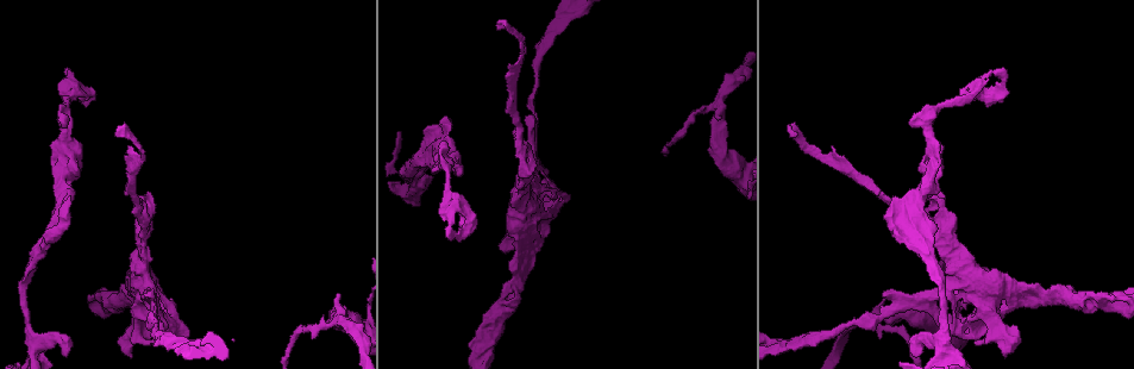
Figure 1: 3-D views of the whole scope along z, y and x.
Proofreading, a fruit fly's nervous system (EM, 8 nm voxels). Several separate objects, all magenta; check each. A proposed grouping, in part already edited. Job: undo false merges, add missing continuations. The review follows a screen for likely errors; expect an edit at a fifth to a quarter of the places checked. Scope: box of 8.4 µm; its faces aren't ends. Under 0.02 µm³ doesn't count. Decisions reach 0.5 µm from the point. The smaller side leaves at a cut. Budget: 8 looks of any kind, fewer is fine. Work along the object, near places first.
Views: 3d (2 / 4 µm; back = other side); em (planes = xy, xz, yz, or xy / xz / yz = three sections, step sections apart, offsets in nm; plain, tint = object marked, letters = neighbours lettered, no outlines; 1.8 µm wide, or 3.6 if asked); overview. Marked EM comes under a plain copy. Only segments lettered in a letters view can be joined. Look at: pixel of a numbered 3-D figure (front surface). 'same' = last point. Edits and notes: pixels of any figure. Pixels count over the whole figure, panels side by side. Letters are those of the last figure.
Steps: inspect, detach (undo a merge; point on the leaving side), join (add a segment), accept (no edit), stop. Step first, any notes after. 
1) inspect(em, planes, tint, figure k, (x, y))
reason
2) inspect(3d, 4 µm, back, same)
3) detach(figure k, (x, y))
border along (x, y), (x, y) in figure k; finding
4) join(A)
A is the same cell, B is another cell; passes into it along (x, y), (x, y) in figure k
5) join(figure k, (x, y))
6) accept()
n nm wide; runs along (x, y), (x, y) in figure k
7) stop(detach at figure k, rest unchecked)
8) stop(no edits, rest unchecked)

inspect(3d, 4 µm, figure 1, (68, 68))
tapers out

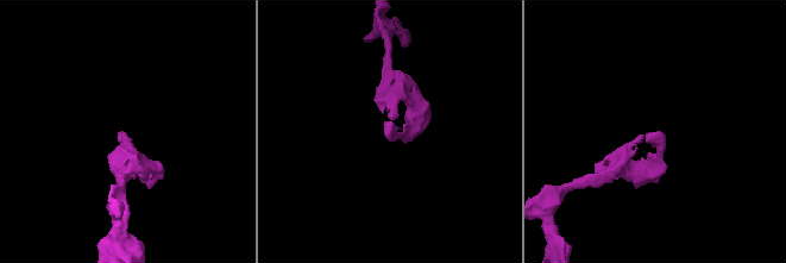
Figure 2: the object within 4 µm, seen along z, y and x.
inspect(em, planes, letters, figure 2, (649, 133))
now the EM

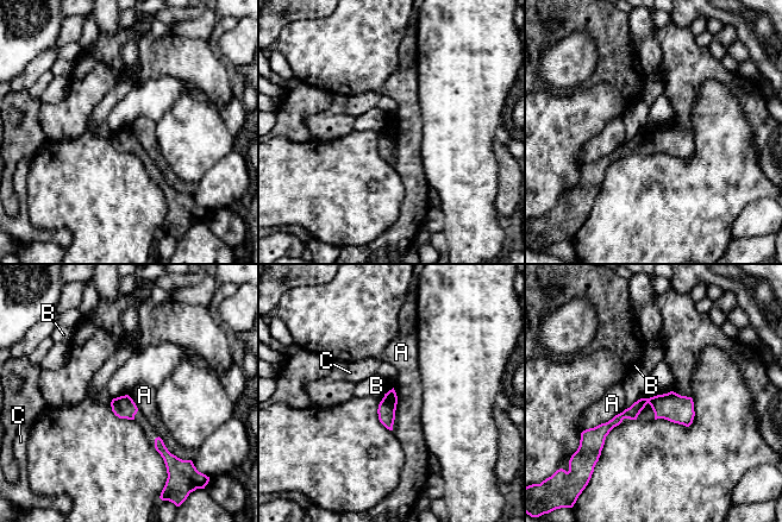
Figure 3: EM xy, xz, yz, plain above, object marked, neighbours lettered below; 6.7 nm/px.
accept()
A touches over 280 nm; A, B and C are other cells; border along (394, 388), (396, 406), (392, 429) in figure 3; none of them fits

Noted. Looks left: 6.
inspect(em, planes, letters, figure 1, (894, 196))
free end

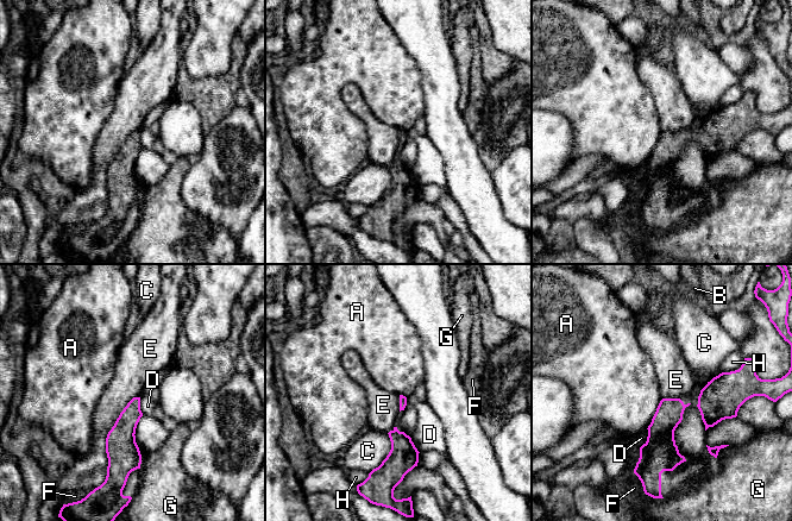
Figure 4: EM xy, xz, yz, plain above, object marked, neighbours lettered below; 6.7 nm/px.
accept()
A, B, C, D, E, F, G and H are other cells; border along (139, 396), (107, 434), (105, 476) in figure 4; no lettered segment goes on from it

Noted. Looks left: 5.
inspect(3d, 2 µm, figure 1, (943, 348))
thick turns thin

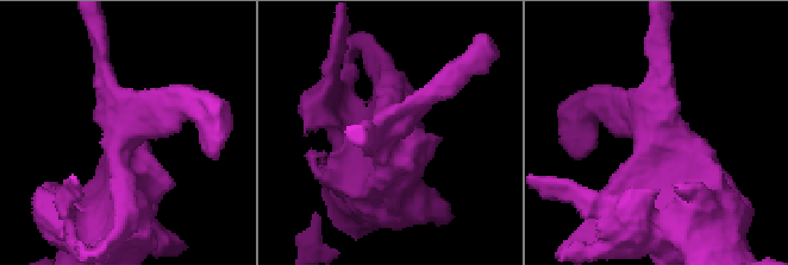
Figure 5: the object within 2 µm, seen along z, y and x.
inspect(em, planes, letters, figure 5, (658, 139))

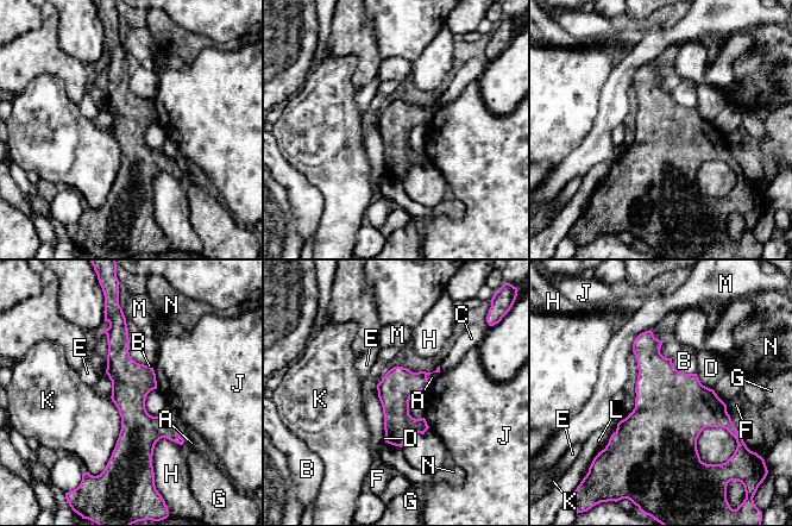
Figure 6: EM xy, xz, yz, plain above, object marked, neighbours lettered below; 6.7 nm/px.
accept()
A, B, C, D, E, F, G, H, J, K, L, M and N are other cells; runs along (117, 323), (130, 380), (124, 464) in figure 6; continuous, no second neuron

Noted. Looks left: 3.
stop(no edits, rest unchecked)

